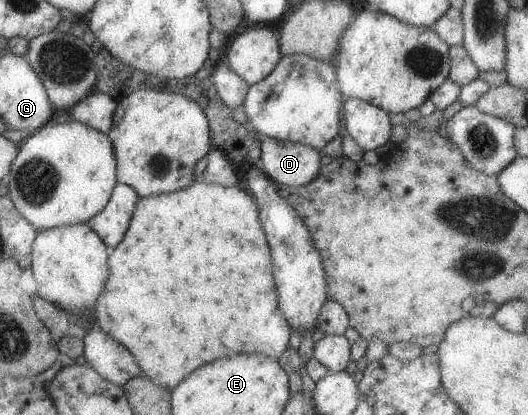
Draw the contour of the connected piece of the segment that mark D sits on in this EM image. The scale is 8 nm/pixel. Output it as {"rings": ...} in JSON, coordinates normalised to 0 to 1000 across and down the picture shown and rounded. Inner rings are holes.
{"rings":[[[504,328],[494,342],[492,405],[528,448],[572,448],[604,422],[612,369],[589,352]]]}

